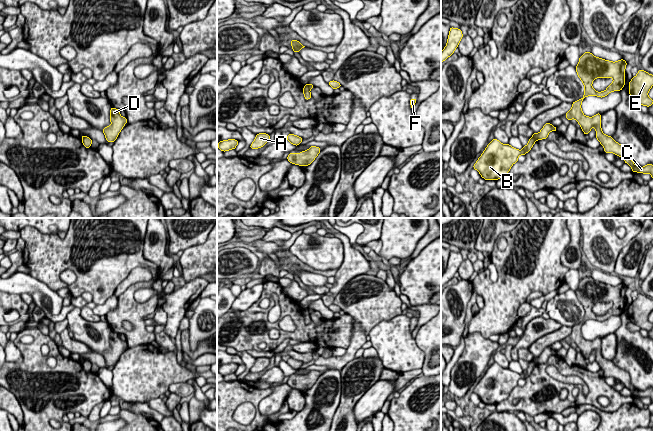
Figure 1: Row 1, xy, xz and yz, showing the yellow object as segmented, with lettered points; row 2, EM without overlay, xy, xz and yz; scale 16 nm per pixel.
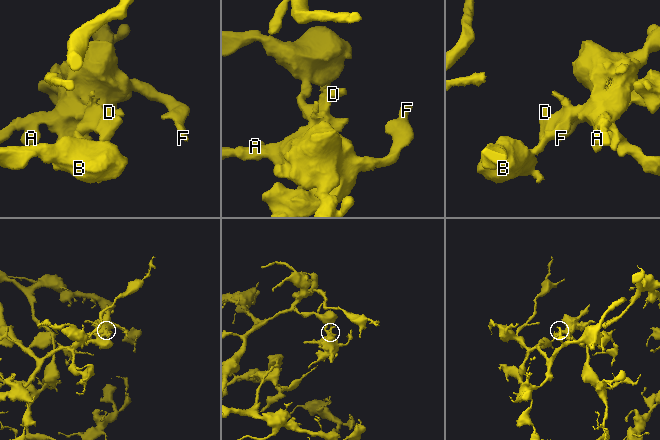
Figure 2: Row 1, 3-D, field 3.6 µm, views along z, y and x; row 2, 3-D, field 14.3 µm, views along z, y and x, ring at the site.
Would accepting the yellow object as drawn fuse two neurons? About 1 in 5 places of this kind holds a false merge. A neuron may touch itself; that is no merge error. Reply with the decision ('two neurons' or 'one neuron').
two neurons

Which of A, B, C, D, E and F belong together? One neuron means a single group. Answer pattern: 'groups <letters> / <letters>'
groups A C D E F / B

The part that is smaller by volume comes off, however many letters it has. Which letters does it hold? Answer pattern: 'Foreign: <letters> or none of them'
Foreign: A, C, D, E, F

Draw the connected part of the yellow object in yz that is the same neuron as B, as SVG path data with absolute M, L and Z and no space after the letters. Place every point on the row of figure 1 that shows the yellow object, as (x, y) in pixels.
M532 136L528 144L518 150L494 138L473 166L485 180L498 180L508 174L518 157L529 152L537 140Z

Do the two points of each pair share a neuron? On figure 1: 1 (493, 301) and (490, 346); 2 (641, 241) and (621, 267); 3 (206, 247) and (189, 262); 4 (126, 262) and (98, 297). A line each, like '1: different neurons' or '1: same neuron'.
1: different neurons
2: same neuron
3: same neuron
4: same neuron

